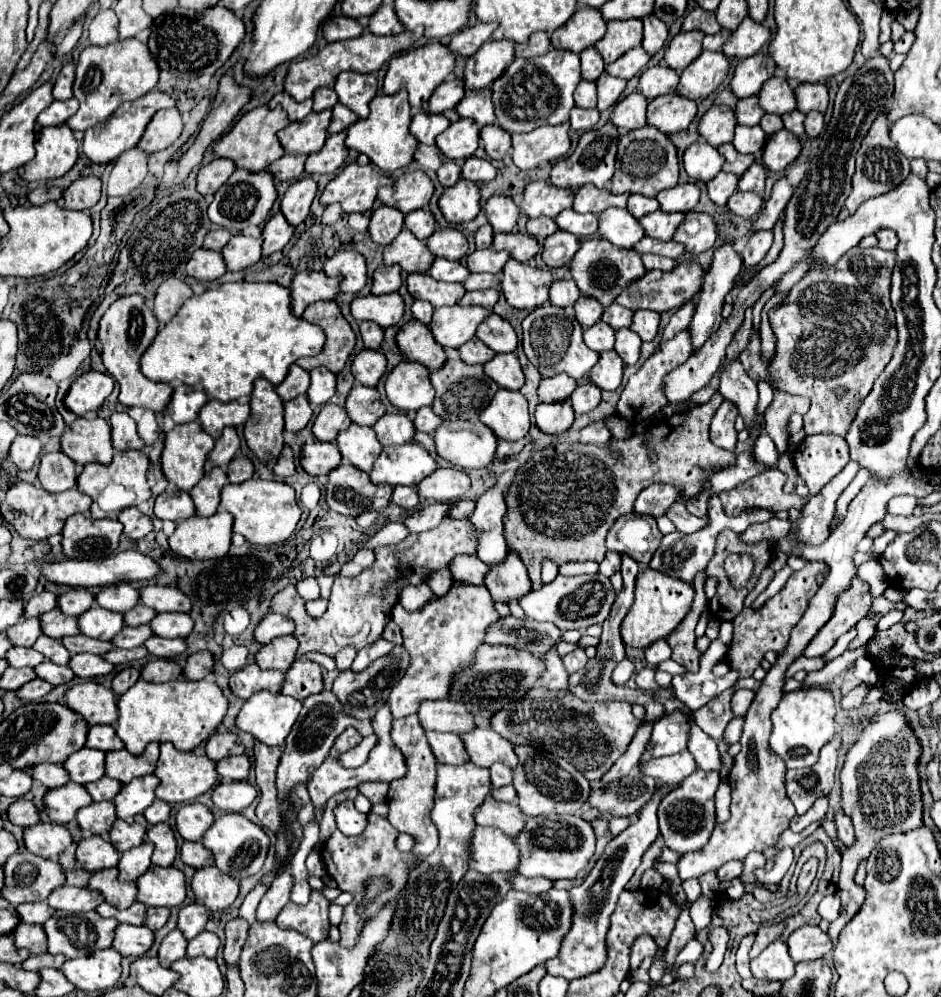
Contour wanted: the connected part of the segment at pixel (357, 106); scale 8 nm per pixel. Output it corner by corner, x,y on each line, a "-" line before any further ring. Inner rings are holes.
340,73
334,85
338,101
352,109
358,117
368,115
368,103
376,95
376,89
376,77
370,73

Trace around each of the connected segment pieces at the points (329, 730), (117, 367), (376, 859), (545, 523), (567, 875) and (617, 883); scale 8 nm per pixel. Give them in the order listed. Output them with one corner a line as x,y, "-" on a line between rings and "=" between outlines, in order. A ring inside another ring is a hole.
322,691
318,695
310,695
302,701
302,711
286,739
286,749
284,749
280,765
278,765
278,783
276,785
280,791
280,799
284,799
284,797
290,797
290,801
296,799
294,785
308,781
308,775
316,767
320,767
320,763
328,755
334,739
348,727
356,727
360,731
360,735
364,735
364,737
374,731
370,721
356,721
352,715
342,713
342,705
332,691
=
134,293
134,295
116,299
106,309
106,313
100,319
98,339
102,343
102,361
104,361
106,369
120,383
120,397
118,397
120,403
142,405
156,413
164,413
164,407
168,405
168,399
172,397
172,385
150,381
140,371
140,355
144,353
144,347
148,347
148,343
152,343
156,333
158,333
158,319
154,317
146,299
142,295
=
372,811
368,813
368,827
364,829
362,835
358,837
346,837
344,833
340,831
334,831
332,837
326,841
324,849
322,849
322,861
326,865
326,873
330,877
334,877
338,881
338,887
342,891
350,891
354,893
354,901
344,907
344,917
338,925
340,929
340,943
344,943
346,947
350,947
354,941
356,941
356,933
360,933
360,923
364,923
366,919
369,919
371,915
362,917
358,915
358,907
364,899
364,885
368,879
372,877
388,877
390,879
391,888
387,891
382,891
368,907
366,913
372,913
374,915
382,907
389,902
392,895
396,895
404,883
406,883
406,873
408,873
408,853
400,853
394,845
398,837
398,831
388,823
388,819
382,819
378,815
374,815
=
716,391
712,399
704,405
698,405
686,413
678,413
672,417
662,417
648,427
644,435
632,435
628,439
614,439
608,443
608,447
596,447
596,445
584,445
584,443
554,443
548,445
542,451
536,451
516,473
512,479
508,493
506,493
506,515
504,515
504,537
508,541
508,547
516,549
528,569
528,577
532,583
532,589
542,587
541,567
542,559
550,557
558,565
568,561
602,561
606,555
604,539
608,533
608,527
620,517
628,515
632,511
636,495
646,489
652,483
672,483
684,493
686,497
696,497
700,493
698,481
710,479
710,473
706,473
706,467
718,465
728,467
736,461
734,453
728,453
720,447
716,447
710,441
710,421
720,407
724,397
-
650,453
656,453
656,461
652,461
=
538,815
528,817
524,829
514,837
514,843
520,849
518,873
524,877
546,877
546,879
574,879
584,871
590,857
594,855
596,837
592,825
578,815
-
572,849
572,851
558,851
=
662,783
660,787
656,787
656,793
642,807
638,819
606,845
604,853
600,855
600,859
596,861
596,865
592,867
592,871
588,873
584,883
580,887
570,889
574,911
576,911
576,915
572,919
572,931
568,933
568,939
564,939
564,947
560,949
560,955
556,959
546,961
548,973
560,975
560,977
566,977
568,981
572,981
578,977
592,975
604,967
604,963
606,963
604,937
608,931
608,919
618,903
620,891
626,887
626,883
630,881
630,877
638,869
642,855
656,841
656,837
660,833
656,811
658,811
662,797
666,797
670,791
672,791
672,785
668,785
668,783

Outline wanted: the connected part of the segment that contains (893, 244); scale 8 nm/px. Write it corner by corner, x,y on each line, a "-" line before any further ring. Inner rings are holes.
881,229
876,233
877,246
884,250
895,251
899,242
896,233
891,229

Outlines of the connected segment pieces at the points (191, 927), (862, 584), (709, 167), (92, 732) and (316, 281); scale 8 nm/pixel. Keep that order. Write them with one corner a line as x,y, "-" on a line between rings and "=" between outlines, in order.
190,903
182,907
178,913
178,929
184,933
186,939
194,939
198,933
202,933
206,921
208,921
208,909
200,903
=
858,577
852,581
852,587
844,595
840,595
840,603
836,603
832,619
816,633
816,637
804,649
804,657
824,655
842,633
850,631
862,617
868,615
872,603
868,589
870,587
866,581
=
698,139
696,143
692,143
684,151
682,163
684,163
684,169
686,169
688,177
706,183
706,181
710,181
712,177
716,177
722,171
724,157
712,145
=
94,725
88,729
86,747
98,749
98,747
124,747
124,745
112,725
=
300,271
290,281
292,313
302,315
304,307
320,299
334,299
338,291
340,277
328,277
324,271

